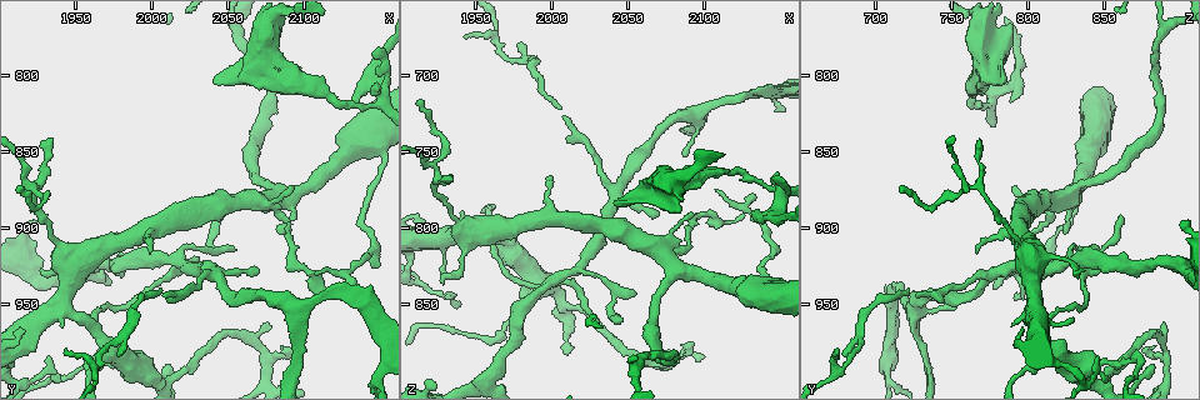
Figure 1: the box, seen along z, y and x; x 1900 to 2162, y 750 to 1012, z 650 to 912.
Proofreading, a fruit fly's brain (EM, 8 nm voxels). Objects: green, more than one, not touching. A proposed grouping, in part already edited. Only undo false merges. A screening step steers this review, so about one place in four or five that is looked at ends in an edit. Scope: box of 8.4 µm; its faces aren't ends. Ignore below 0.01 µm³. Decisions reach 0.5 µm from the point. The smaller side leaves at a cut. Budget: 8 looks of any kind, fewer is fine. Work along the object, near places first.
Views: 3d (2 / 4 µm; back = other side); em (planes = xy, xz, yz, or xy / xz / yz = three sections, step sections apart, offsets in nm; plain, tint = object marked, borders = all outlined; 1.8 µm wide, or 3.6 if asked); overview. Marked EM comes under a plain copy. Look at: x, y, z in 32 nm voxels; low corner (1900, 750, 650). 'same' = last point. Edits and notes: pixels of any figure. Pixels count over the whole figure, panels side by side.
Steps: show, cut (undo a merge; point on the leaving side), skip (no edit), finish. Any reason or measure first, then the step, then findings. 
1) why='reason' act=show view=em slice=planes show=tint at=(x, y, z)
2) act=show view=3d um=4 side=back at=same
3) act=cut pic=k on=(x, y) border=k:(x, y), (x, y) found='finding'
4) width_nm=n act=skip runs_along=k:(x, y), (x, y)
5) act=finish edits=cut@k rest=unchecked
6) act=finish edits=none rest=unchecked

act=show view=em slice=yz step=4 show=tint at=(2086, 878, 828)

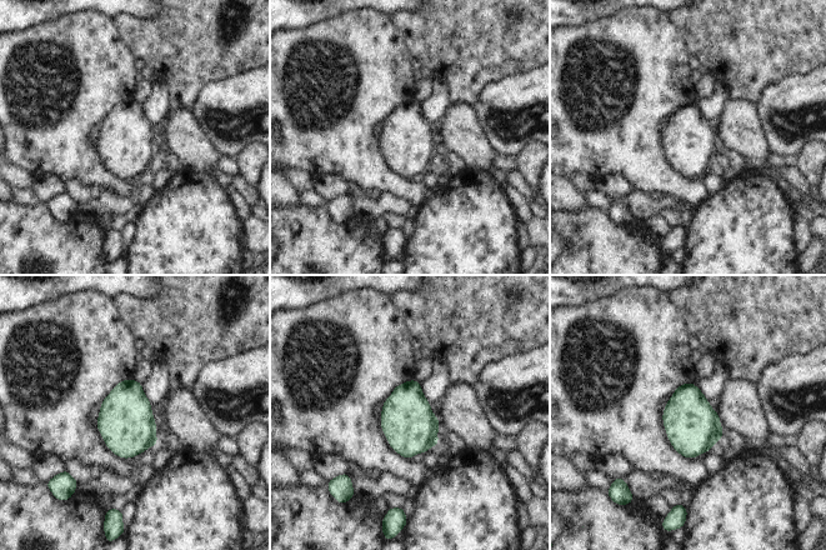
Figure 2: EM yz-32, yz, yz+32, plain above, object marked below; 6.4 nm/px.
act=skip found='all the same neuron'

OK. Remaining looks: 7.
why='sharp bend' act=show view=3d um=4 at=(2146, 818, 774)

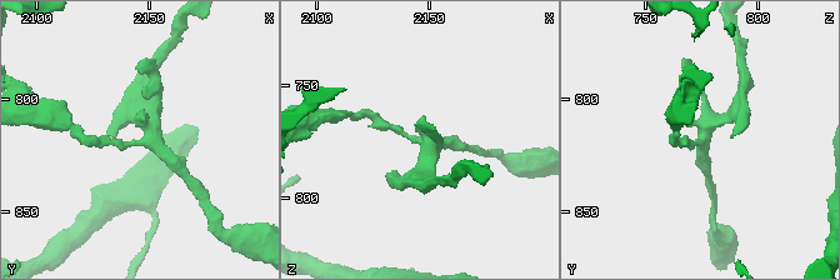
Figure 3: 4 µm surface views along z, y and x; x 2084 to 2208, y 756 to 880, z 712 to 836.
why='shape alone is not enough' act=show view=em slice=yz step=8 show=tint at=(2148, 818, 776)

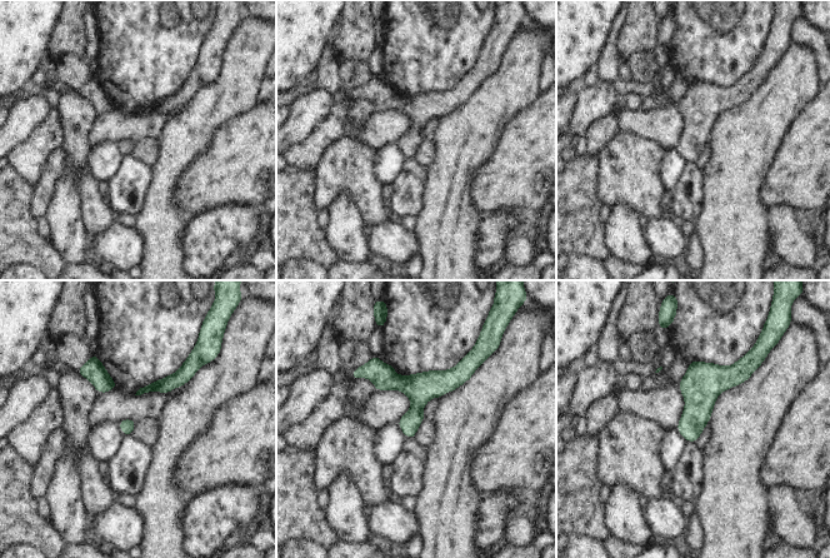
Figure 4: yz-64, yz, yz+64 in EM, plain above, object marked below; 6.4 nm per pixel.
act=show view=em slice=planes show=tint at=same

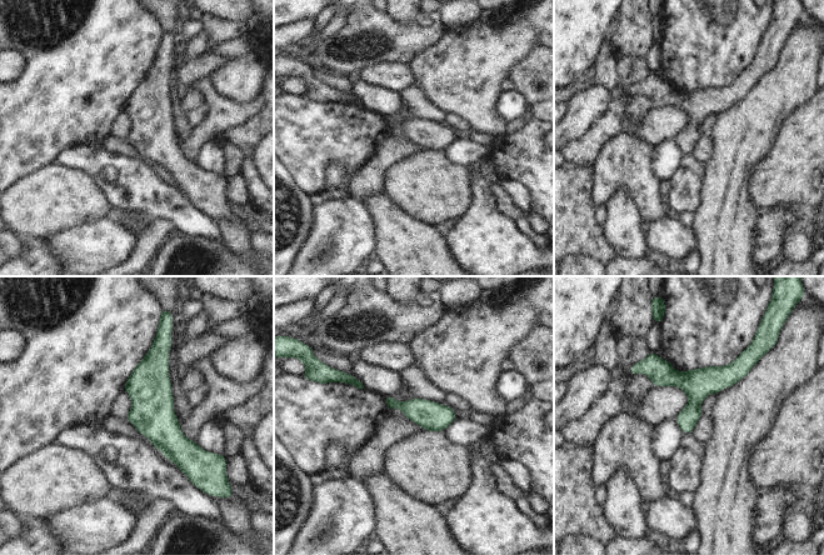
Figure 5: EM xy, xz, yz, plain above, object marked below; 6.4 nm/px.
act=skip runs_along=5:(160, 346), (158, 421), (185, 470) found='all the same neuron'

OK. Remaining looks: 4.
act=show view=3d um=2 side=back at=(2078, 780, 772)

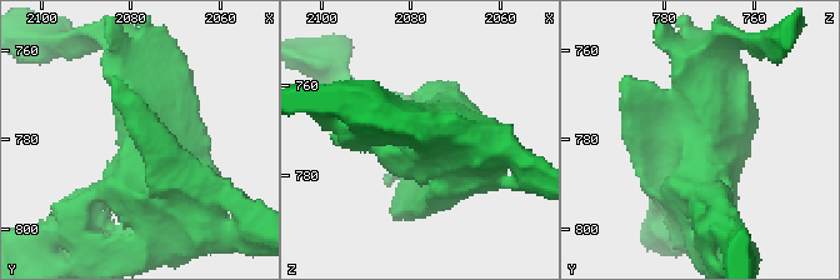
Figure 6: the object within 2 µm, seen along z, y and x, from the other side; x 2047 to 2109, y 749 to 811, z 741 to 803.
why='need the tissue' act=show view=em slice=planes show=tint at=(2077, 779, 773)

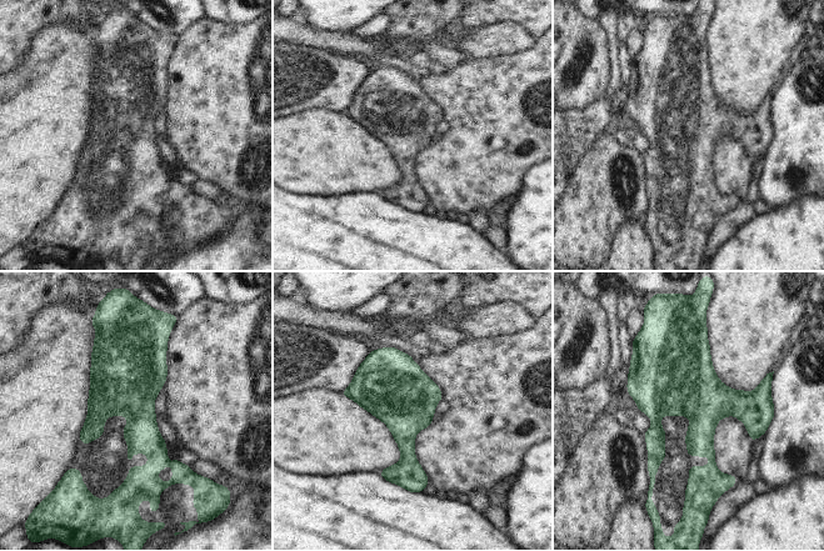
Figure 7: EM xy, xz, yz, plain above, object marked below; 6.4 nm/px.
width_nm=380 act=skip found='one neuron here'

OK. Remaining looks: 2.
act=finish edits=none rest=unchecked

